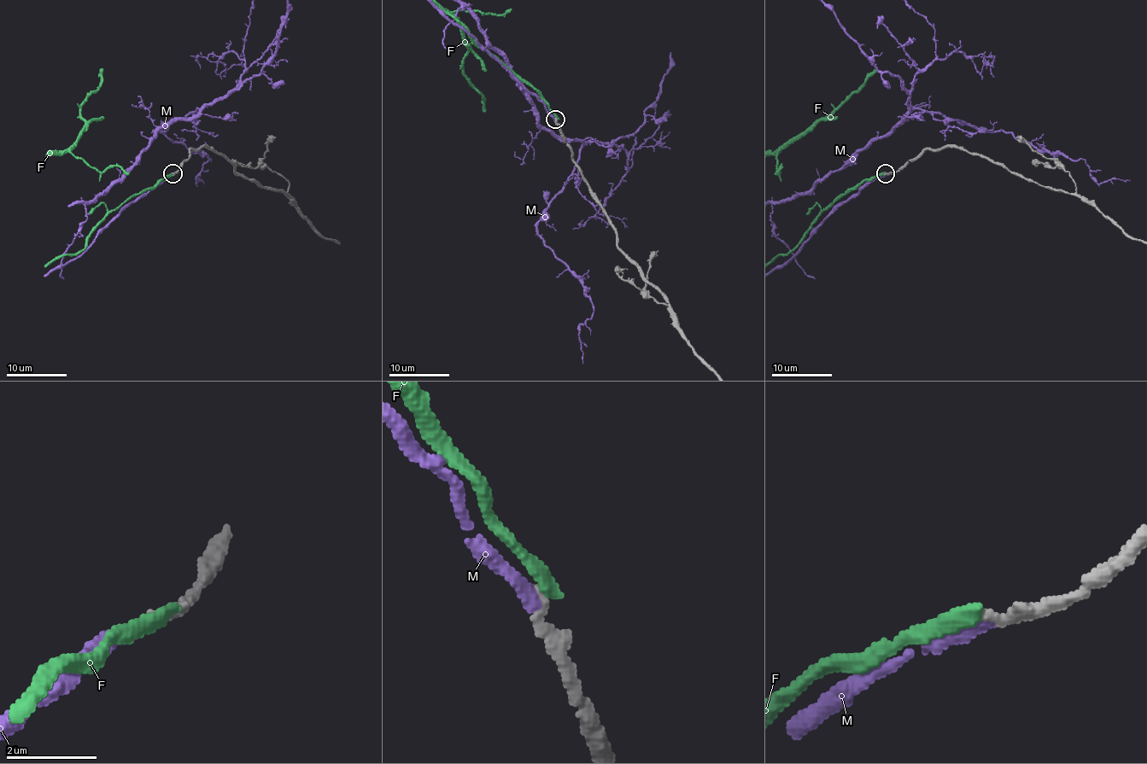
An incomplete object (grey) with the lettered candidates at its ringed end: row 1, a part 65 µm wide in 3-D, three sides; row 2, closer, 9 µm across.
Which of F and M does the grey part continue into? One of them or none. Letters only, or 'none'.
M

